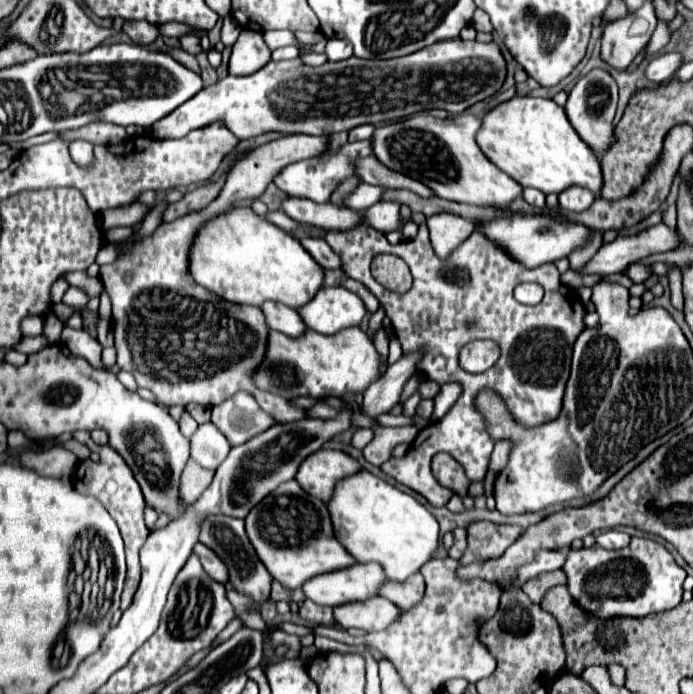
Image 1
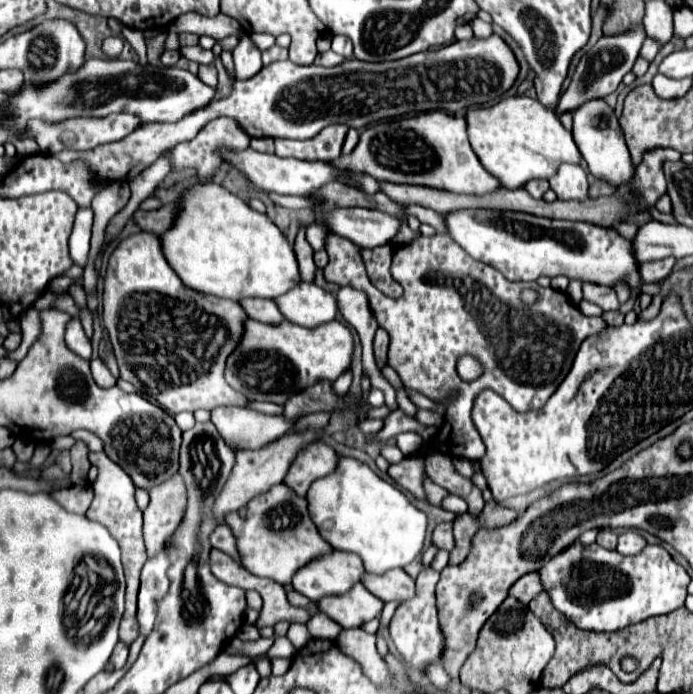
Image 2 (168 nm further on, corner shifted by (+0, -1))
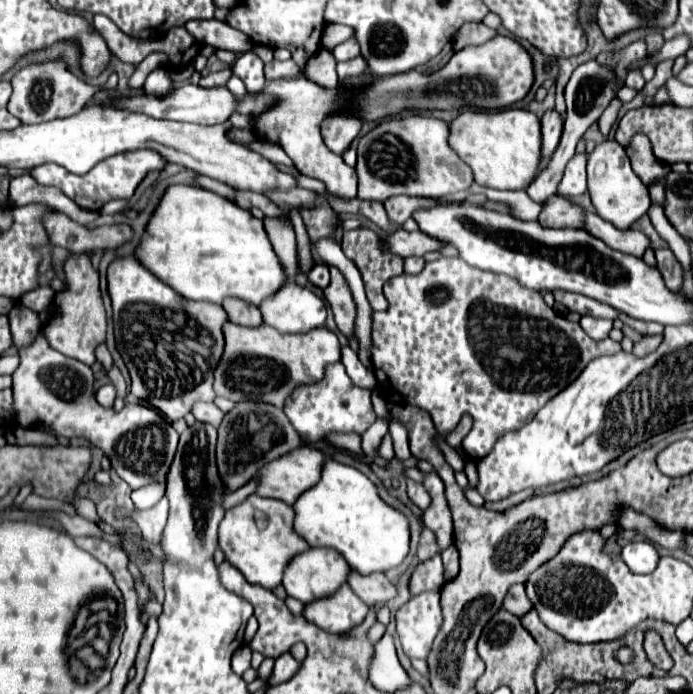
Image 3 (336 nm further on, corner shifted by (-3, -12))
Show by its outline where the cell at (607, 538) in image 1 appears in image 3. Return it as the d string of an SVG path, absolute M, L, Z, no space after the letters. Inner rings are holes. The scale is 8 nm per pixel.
M642 540L642 542L630 542L622 548L622 560L626 566L636 572L636 574L650 574L658 566L658 552L652 542Z

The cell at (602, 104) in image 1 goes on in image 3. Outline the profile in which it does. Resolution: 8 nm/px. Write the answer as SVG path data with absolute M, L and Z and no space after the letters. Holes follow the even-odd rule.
M604 140L588 154L588 194L596 214L618 230L628 230L650 208L648 188L638 180L624 148L616 140Z

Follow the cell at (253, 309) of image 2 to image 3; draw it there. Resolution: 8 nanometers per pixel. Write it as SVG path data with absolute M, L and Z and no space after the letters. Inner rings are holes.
M224 298L222 300L222 308L228 314L228 320L240 326L258 326L262 324L262 316L258 312L256 306L246 304L244 300L238 298Z

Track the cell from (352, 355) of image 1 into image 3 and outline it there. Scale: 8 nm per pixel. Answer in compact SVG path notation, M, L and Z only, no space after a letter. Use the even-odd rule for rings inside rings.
M226 322L222 332L226 344L218 368L214 370L214 392L232 402L254 400L282 408L296 386L322 380L324 368L340 360L340 342L326 326L312 328L304 334L282 334L266 324L246 328Z

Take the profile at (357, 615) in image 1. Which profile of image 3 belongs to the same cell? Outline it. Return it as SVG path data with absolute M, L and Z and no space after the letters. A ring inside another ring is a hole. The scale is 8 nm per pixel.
M342 584L342 588L334 592L334 596L326 596L310 604L304 604L302 616L326 632L342 634L358 626L364 620L366 612L368 606L362 604L358 596L354 596L348 584Z

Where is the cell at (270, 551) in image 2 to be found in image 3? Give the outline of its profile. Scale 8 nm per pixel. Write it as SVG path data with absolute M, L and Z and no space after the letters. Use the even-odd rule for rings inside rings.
M250 494L242 504L226 510L220 522L220 548L226 560L238 568L246 580L260 584L264 588L274 588L282 582L286 564L300 552L310 548L294 528L294 510L282 500L270 500L256 494Z

